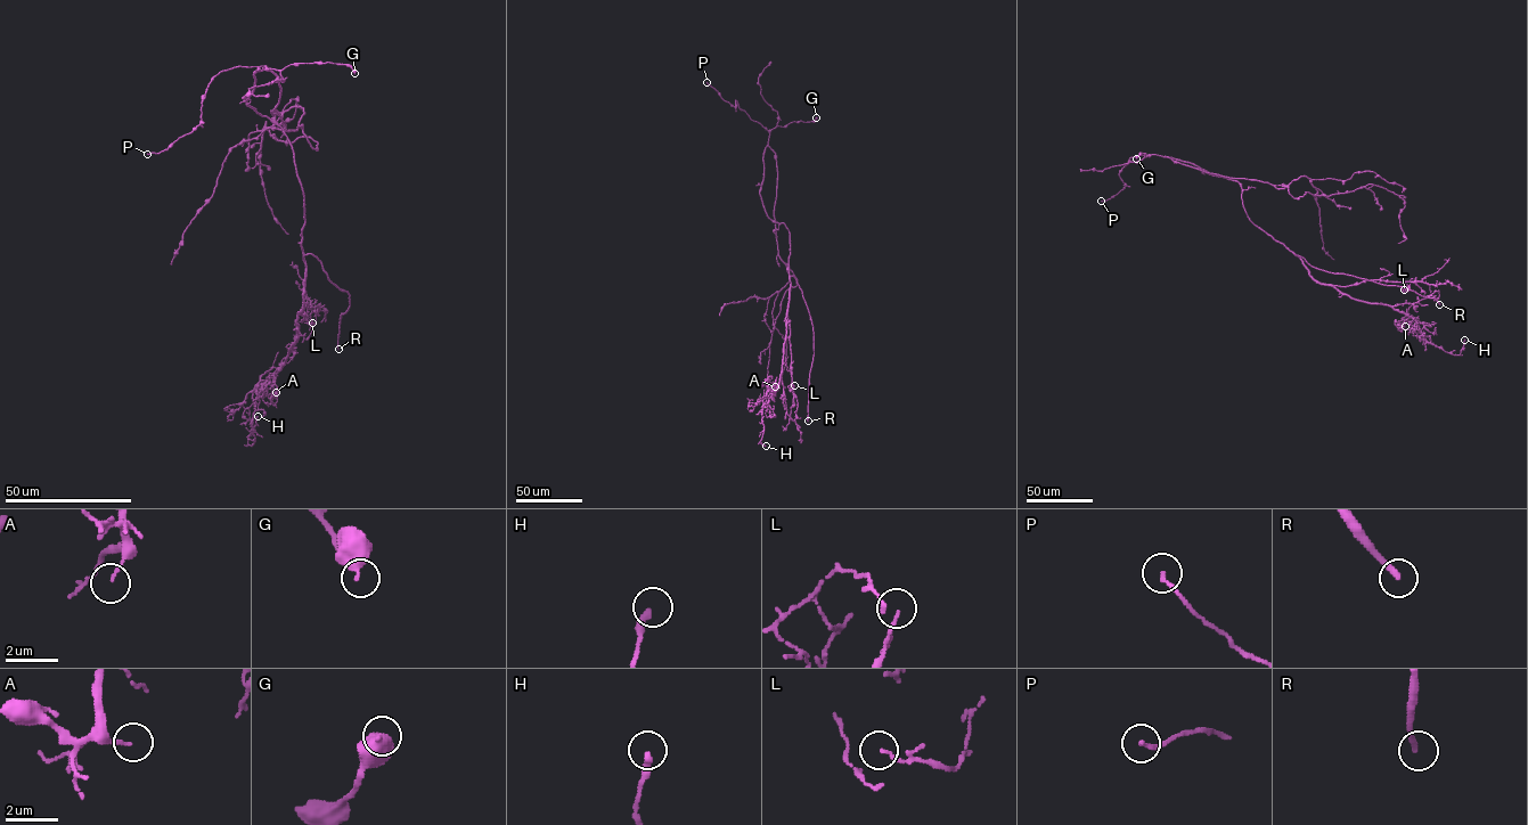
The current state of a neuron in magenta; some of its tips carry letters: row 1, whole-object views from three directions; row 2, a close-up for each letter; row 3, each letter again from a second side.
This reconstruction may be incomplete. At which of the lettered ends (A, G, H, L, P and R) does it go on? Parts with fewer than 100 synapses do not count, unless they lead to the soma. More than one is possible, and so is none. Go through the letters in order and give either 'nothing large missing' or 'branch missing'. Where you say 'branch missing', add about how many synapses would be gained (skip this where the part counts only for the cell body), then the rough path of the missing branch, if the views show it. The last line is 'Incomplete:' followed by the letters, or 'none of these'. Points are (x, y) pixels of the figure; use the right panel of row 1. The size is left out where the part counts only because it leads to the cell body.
A: nothing large missing
G: nothing large missing
H: nothing large missing
L: nothing large missing
P: nothing large missing
R: branch missing; course (1439, 304), (1469, 309), (1488, 318), (1512, 318)
Incomplete: R

